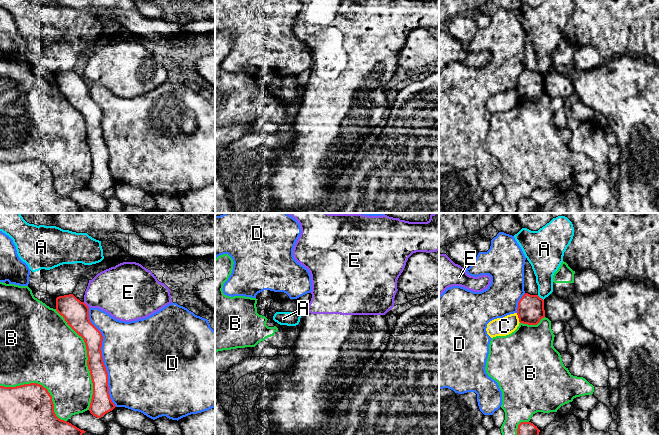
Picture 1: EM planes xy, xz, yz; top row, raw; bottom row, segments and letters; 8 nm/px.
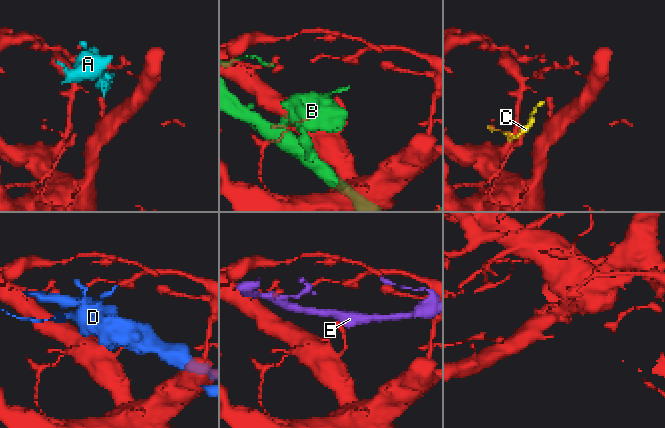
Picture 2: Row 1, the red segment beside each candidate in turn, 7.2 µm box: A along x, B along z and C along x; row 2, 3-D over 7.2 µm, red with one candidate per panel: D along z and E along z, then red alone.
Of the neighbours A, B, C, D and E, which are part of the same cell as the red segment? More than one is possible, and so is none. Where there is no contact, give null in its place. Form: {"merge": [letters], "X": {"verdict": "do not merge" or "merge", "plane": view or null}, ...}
{"merge": [], "A": {"verdict": "do not merge", "plane": "yz"}, "B": {"verdict": "do not merge", "plane": "xy"}, "C": {"verdict": "do not merge", "plane": "yz"}, "D": {"verdict": "do not merge", "plane": "xy"}, "E": {"verdict": "do not merge", "plane": "xy"}}

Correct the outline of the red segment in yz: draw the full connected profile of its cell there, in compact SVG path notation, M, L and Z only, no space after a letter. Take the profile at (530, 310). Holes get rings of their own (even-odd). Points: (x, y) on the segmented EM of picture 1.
M525 293L518 302L517 315L520 323L537 325L545 317L544 300Z

